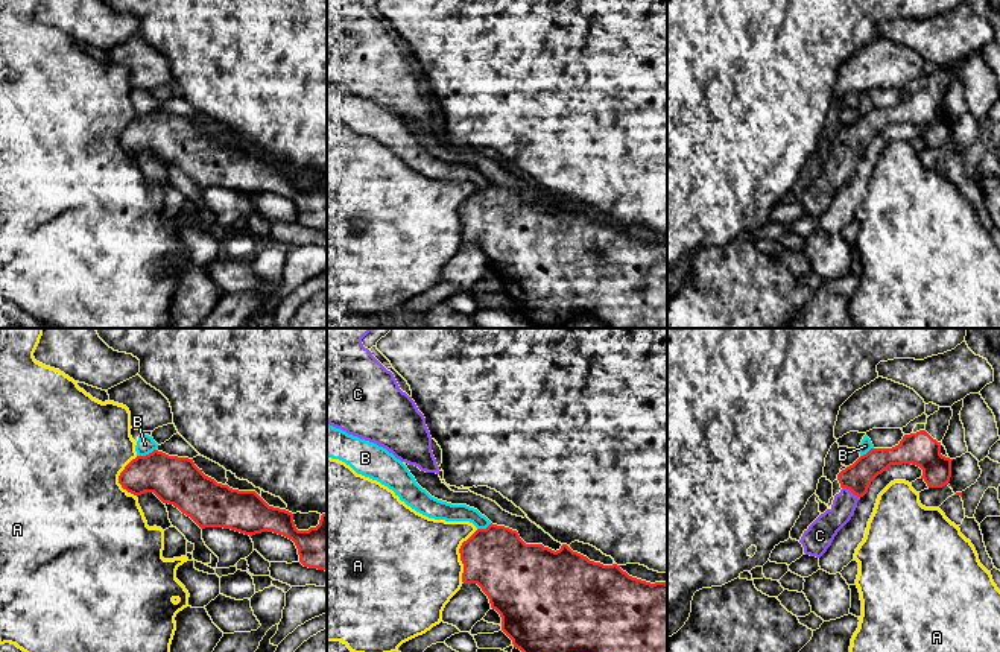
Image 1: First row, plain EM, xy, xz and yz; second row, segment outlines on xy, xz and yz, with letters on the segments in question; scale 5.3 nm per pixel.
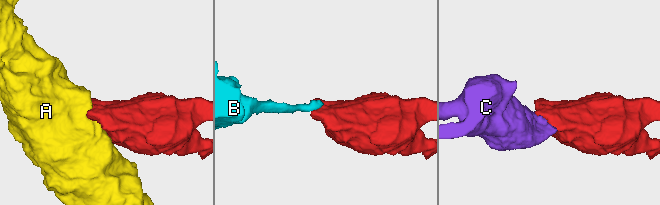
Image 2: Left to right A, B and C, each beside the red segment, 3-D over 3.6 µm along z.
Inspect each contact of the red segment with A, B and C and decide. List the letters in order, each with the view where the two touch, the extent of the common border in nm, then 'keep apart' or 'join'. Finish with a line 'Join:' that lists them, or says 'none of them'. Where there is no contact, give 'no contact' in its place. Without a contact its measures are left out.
A: contact in xz; length 300 nm; keep apart
B: contact in xy; length 110 nm; keep apart
C: contact in yz; length 110 nm; join
Join: C

